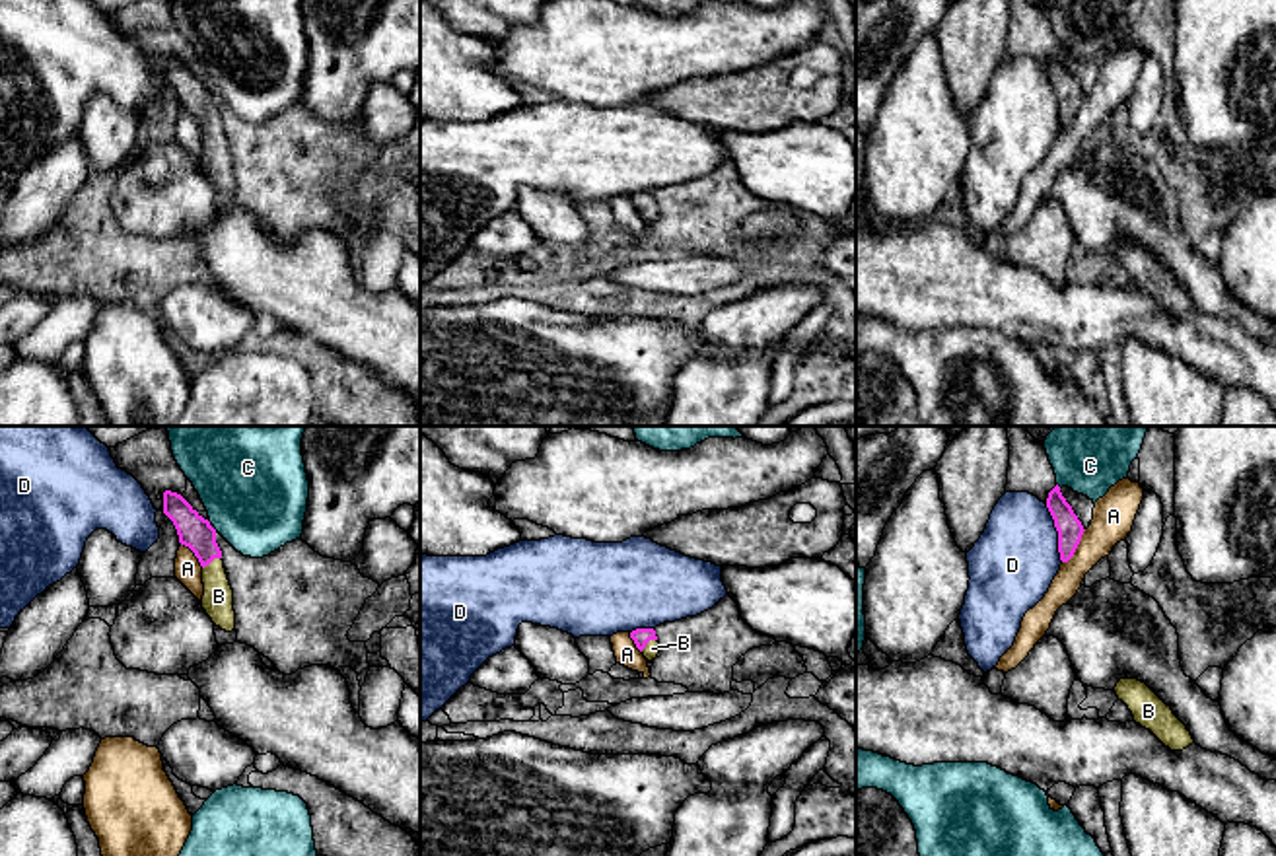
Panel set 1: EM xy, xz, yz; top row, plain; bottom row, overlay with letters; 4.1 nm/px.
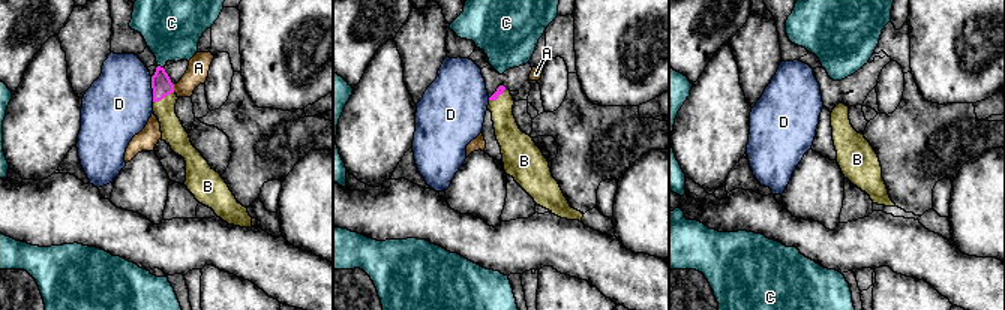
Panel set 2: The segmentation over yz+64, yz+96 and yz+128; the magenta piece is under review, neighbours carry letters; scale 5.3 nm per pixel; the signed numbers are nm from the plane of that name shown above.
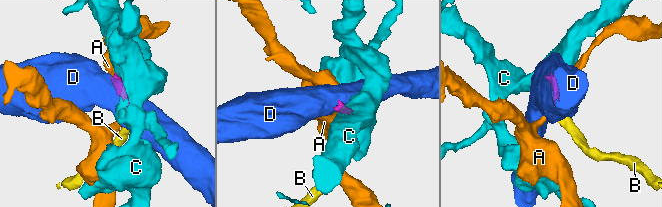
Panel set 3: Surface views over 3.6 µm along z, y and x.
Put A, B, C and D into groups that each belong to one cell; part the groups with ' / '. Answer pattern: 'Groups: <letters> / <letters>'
Groups: A / B / C / D

